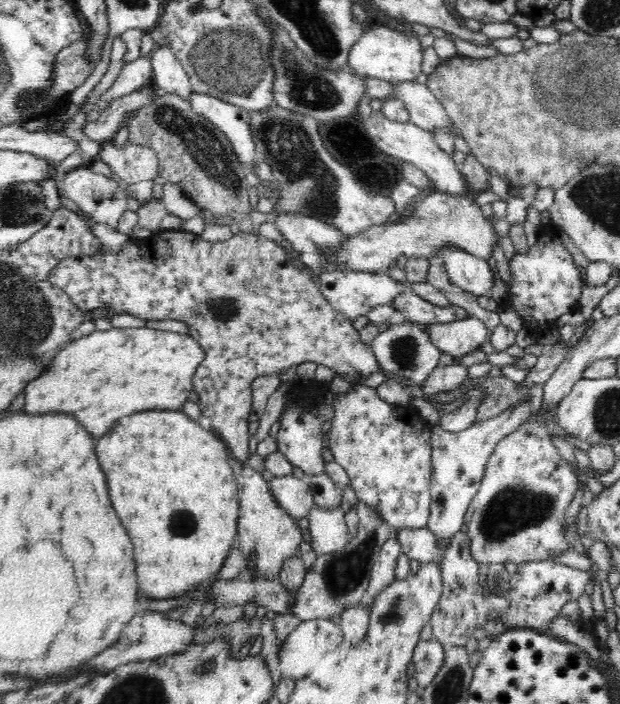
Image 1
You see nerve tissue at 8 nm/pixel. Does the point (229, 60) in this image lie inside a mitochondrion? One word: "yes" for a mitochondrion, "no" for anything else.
yes

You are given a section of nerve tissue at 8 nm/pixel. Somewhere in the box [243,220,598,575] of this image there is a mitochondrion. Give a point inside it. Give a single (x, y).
(509, 510)

